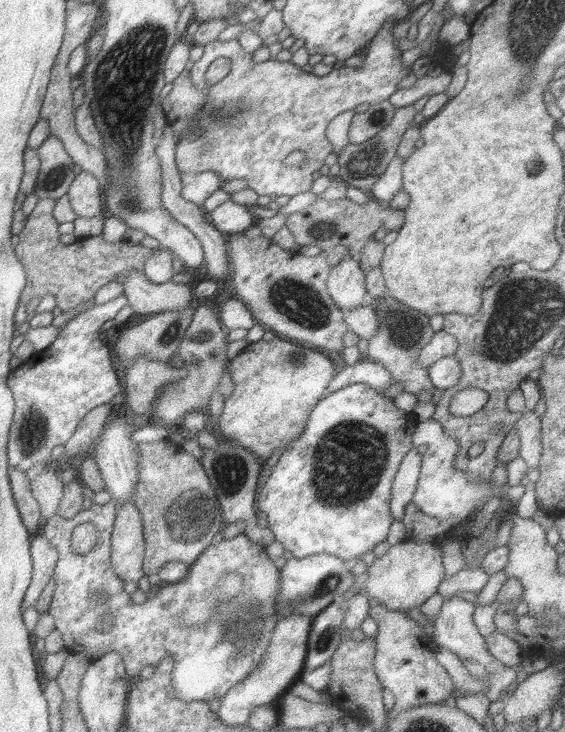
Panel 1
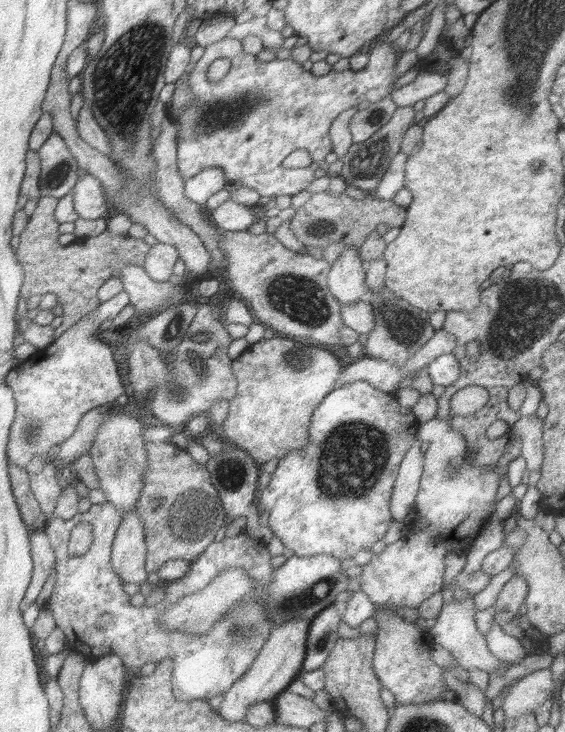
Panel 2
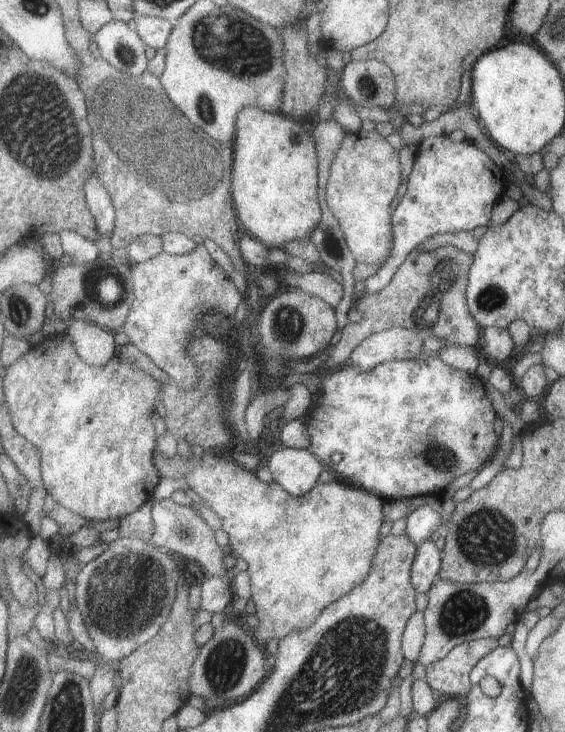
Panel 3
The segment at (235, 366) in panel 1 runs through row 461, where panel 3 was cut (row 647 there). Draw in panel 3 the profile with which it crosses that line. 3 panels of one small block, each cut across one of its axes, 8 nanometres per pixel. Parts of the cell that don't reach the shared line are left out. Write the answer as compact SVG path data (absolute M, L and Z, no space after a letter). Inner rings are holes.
M155 448L153 466L161 478L185 480L189 490L201 498L201 504L211 508L217 520L221 520L221 530L229 536L227 550L247 562L251 600L255 604L255 618L259 620L259 626L249 632L263 650L269 640L279 642L291 632L309 630L329 604L355 590L355 586L361 584L371 572L371 562L381 542L379 528L385 522L385 516L381 514L385 502L367 490L333 478L333 482L315 484L307 494L297 498L285 492L277 482L265 484L257 480L255 470L247 470L233 460L223 460L211 450L205 450L201 458L195 458L193 452L187 458L179 452L175 452L173 458L165 458L161 450Z

